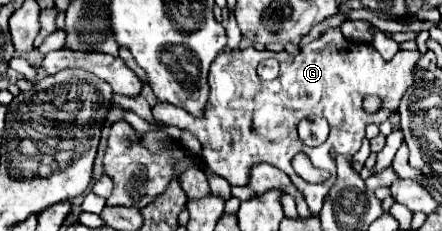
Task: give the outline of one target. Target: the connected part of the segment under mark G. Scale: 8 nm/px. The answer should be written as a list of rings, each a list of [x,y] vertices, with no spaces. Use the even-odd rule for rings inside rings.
[[[328,29],[320,39],[304,45],[300,49],[298,55],[290,55],[286,51],[282,53],[270,53],[270,51],[258,51],[254,47],[248,47],[244,51],[238,53],[220,53],[216,57],[216,61],[212,63],[210,69],[210,101],[208,101],[208,113],[204,113],[202,119],[196,117],[188,117],[188,113],[184,113],[184,109],[174,107],[174,105],[160,105],[156,103],[152,109],[152,115],[158,123],[164,125],[176,125],[180,129],[186,129],[190,133],[194,133],[198,137],[198,141],[202,143],[202,159],[206,163],[206,169],[214,175],[224,177],[230,185],[248,185],[250,179],[250,169],[258,163],[268,163],[274,165],[278,169],[282,169],[290,181],[304,193],[308,207],[312,211],[312,215],[318,215],[324,203],[324,197],[328,195],[330,187],[336,181],[336,165],[334,165],[334,153],[342,153],[342,155],[354,155],[364,139],[364,129],[366,125],[380,125],[384,123],[400,105],[400,99],[404,97],[406,89],[410,85],[414,85],[416,81],[416,63],[420,59],[420,51],[398,51],[396,57],[392,61],[384,61],[380,57],[380,53],[370,45],[370,43],[358,43],[358,41],[350,41],[342,35],[340,29]],[[266,57],[274,57],[280,63],[280,75],[274,81],[264,81],[258,77],[256,67],[262,59]],[[366,93],[374,93],[380,95],[384,105],[378,113],[370,115],[362,109],[362,99]],[[308,115],[322,115],[328,119],[330,123],[330,135],[328,139],[318,145],[318,147],[308,147],[298,139],[298,123],[302,119],[306,119]],[[296,153],[306,153],[312,163],[324,171],[330,173],[330,177],[324,183],[306,183],[304,179],[300,179],[294,169],[292,169],[292,157]]]

